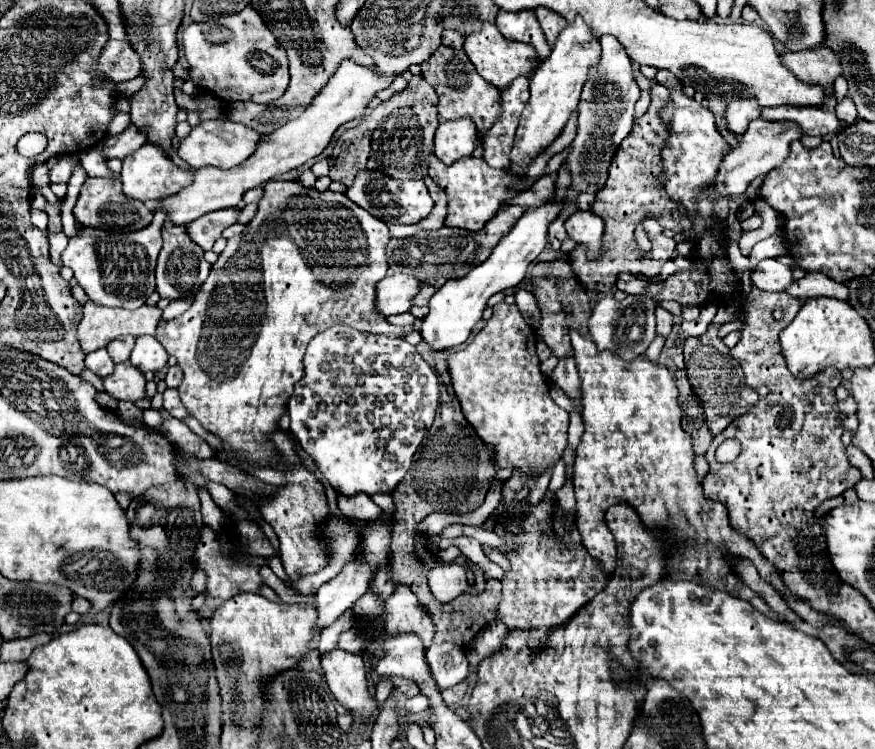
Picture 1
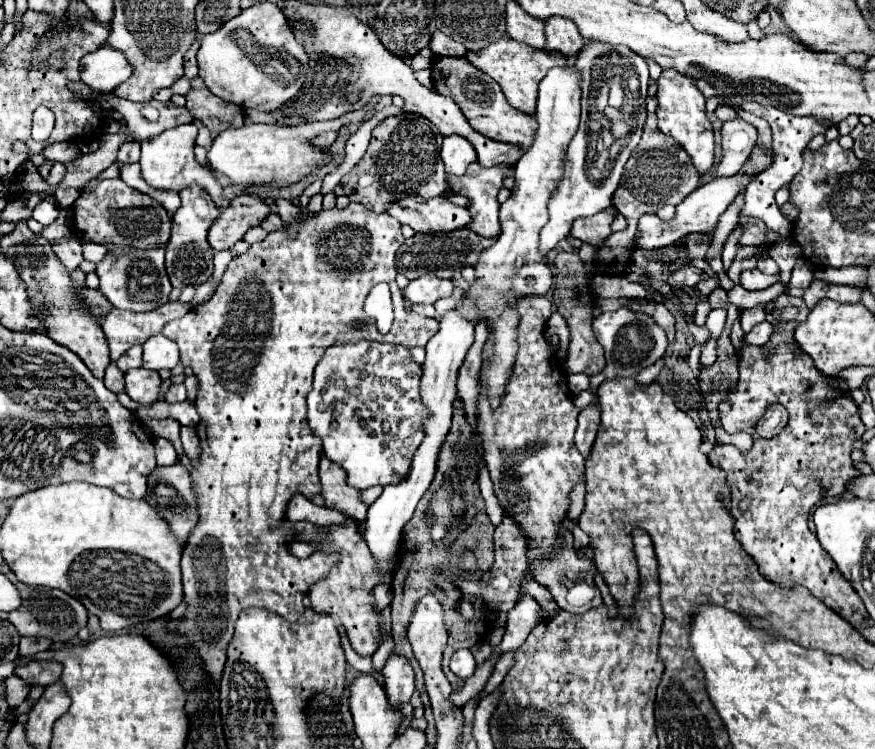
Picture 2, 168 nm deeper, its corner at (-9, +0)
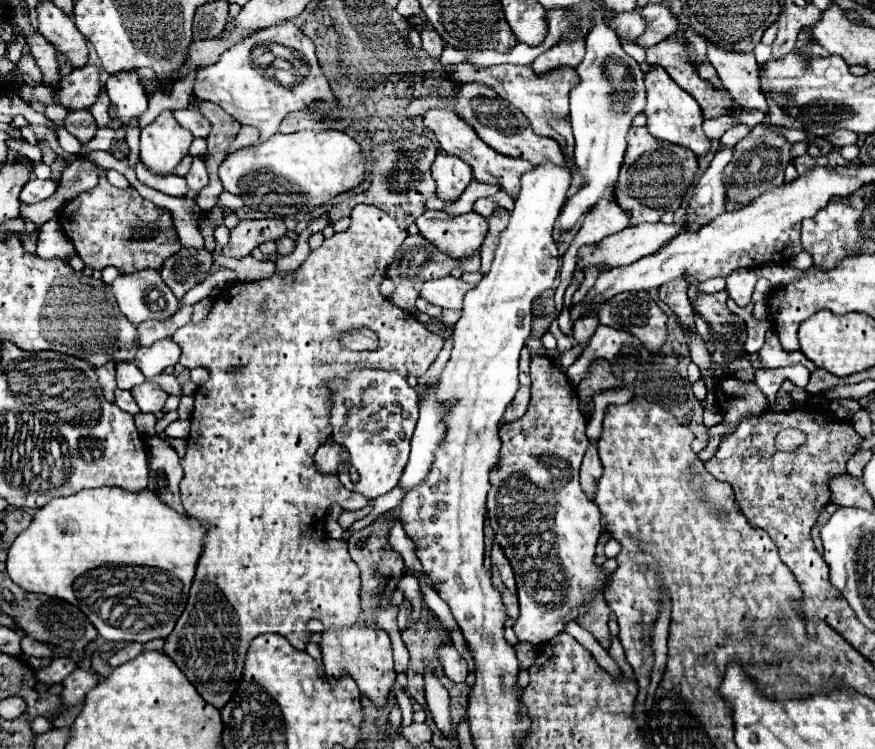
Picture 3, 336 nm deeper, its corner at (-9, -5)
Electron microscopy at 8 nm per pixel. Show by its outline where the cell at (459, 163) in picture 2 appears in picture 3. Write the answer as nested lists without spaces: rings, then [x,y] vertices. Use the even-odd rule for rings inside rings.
[[[437,155],[431,165],[431,175],[437,185],[437,197],[443,201],[457,201],[471,183],[471,167],[453,155]]]

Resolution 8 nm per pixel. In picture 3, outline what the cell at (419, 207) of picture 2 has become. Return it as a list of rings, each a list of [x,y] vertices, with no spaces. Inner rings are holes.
[[[425,211],[415,223],[429,243],[453,259],[475,255],[487,235],[487,219],[475,211],[459,217],[443,211]]]

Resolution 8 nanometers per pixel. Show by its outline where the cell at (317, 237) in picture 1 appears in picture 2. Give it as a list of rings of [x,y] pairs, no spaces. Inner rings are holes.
[[[357,202],[317,214],[301,208],[299,220],[283,224],[277,232],[269,232],[263,242],[251,244],[245,254],[231,260],[209,302],[163,328],[163,334],[179,346],[181,362],[191,366],[199,380],[195,408],[201,418],[195,428],[201,440],[201,462],[193,464],[195,470],[191,474],[199,504],[199,524],[187,538],[181,558],[183,588],[189,608],[185,612],[187,620],[179,624],[177,630],[189,636],[213,680],[221,680],[225,650],[243,608],[261,606],[295,622],[305,610],[303,596],[309,586],[323,578],[335,562],[335,556],[323,556],[319,552],[305,560],[291,556],[287,550],[293,542],[293,526],[285,518],[285,506],[295,492],[307,498],[321,492],[317,476],[321,440],[315,438],[307,424],[305,398],[311,392],[313,370],[323,352],[337,342],[357,342],[363,338],[403,344],[407,348],[425,346],[439,328],[439,322],[433,318],[405,312],[401,290],[395,284],[395,252],[403,240],[399,220],[389,214],[377,214]],[[291,224],[297,226],[297,238],[289,238]],[[379,282],[389,284],[395,308],[395,324],[387,334],[369,328],[363,312],[369,290]],[[355,322],[363,326],[355,328]]]

